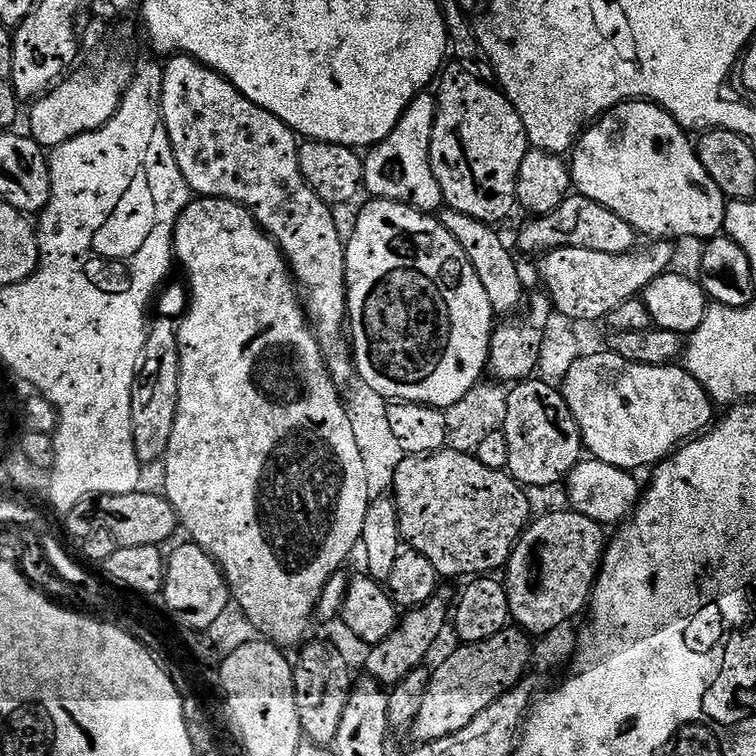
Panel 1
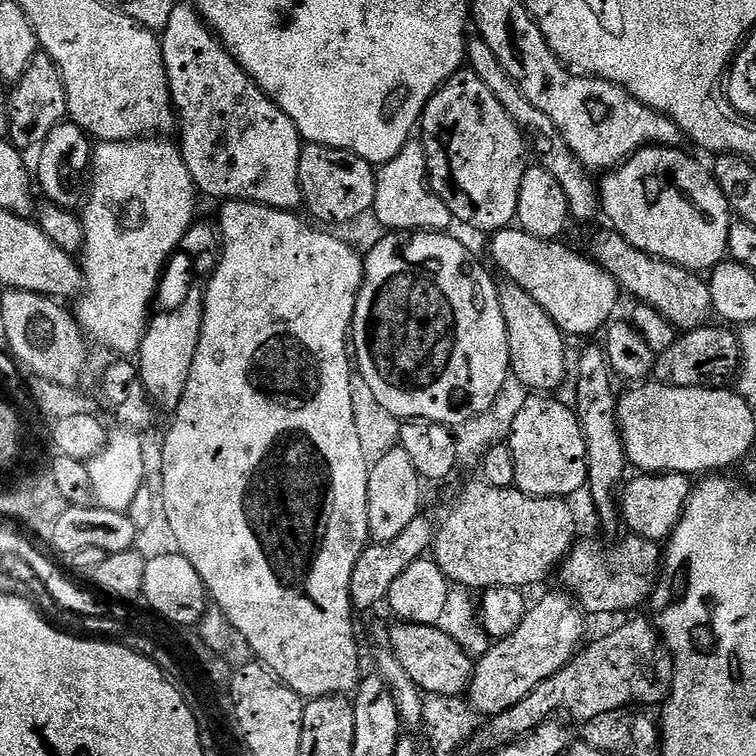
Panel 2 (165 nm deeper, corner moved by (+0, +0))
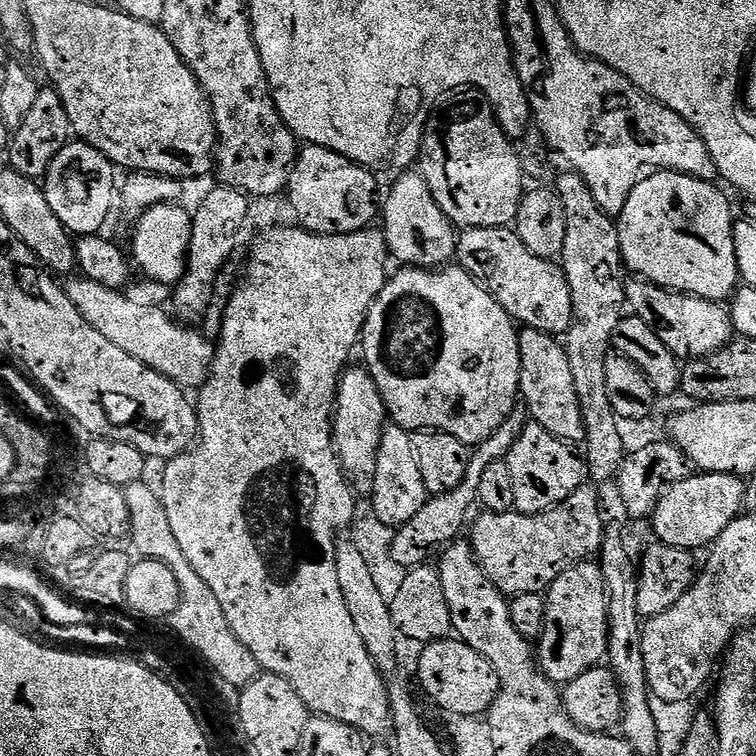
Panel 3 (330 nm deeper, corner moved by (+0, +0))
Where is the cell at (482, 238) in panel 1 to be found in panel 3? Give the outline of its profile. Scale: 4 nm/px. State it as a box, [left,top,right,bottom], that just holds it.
[520,328,584,442]

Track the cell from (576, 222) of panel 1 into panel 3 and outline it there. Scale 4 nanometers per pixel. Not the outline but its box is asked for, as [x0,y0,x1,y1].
[625,280,735,360]

